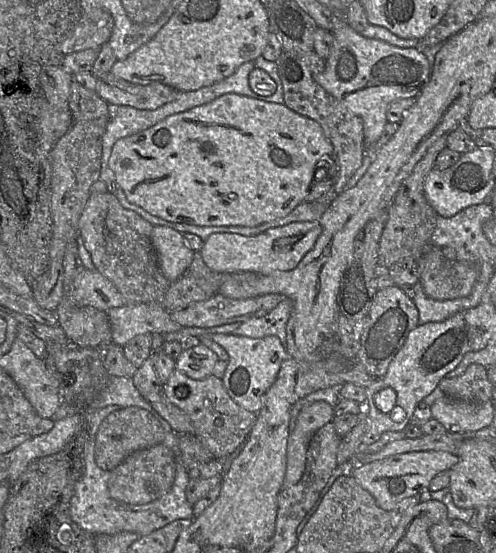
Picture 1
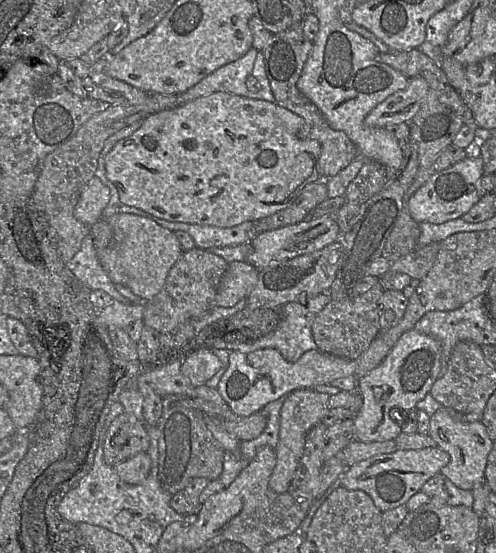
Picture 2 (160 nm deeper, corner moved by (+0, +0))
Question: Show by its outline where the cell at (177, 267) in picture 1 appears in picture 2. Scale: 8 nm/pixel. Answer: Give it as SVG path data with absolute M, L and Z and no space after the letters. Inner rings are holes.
M115 214L107 220L114 230L114 247L100 252L101 266L114 284L127 287L143 300L152 299L160 292L170 269L183 253L175 233L135 214Z

